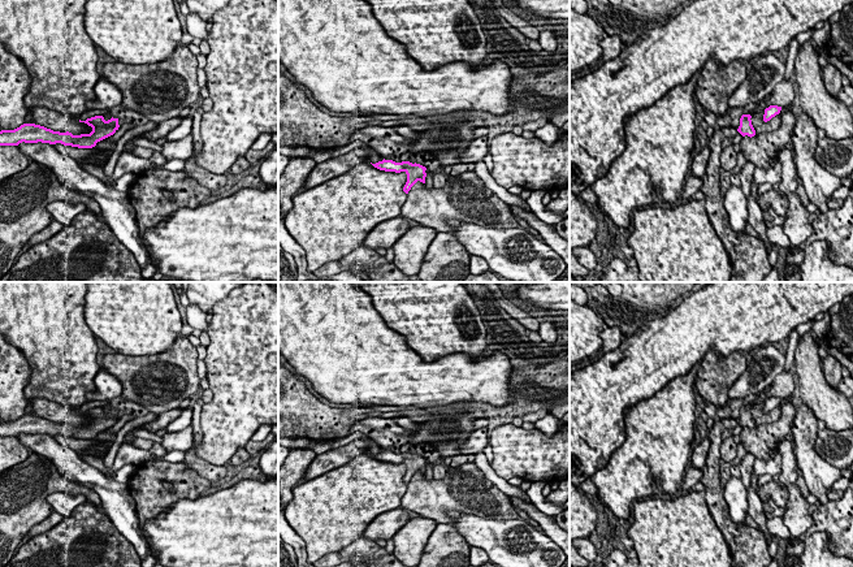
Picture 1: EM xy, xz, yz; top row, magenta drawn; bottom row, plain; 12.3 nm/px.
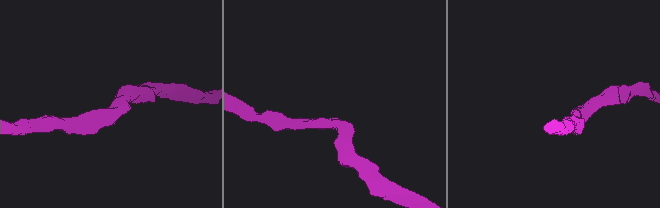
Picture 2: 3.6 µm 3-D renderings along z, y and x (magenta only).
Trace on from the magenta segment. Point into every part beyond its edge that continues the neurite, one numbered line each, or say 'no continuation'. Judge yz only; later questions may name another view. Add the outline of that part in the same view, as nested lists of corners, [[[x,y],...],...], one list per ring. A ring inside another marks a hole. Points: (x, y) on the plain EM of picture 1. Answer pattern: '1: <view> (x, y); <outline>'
no continuation

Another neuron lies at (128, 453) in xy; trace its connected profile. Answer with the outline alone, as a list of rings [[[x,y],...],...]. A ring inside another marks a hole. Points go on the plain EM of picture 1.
[[[131,430],[127,432],[124,437],[124,442],[116,455],[114,463],[111,467],[111,471],[105,473],[108,477],[113,479],[112,473],[120,469],[122,466],[133,463],[137,467],[143,466],[147,462],[151,462],[152,459],[165,459],[168,462],[178,463],[183,462],[186,451],[170,451],[164,456],[157,456],[150,453],[150,450],[143,450],[134,446],[134,437],[131,434]]]

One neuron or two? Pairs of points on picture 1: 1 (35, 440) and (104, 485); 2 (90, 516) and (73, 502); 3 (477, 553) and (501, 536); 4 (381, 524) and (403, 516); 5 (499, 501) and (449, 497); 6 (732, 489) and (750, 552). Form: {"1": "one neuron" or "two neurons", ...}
{"1": "one neuron", "2": "two neurons", "3": "two neurons", "4": "one neuron", "5": "one neuron", "6": "two neurons"}

